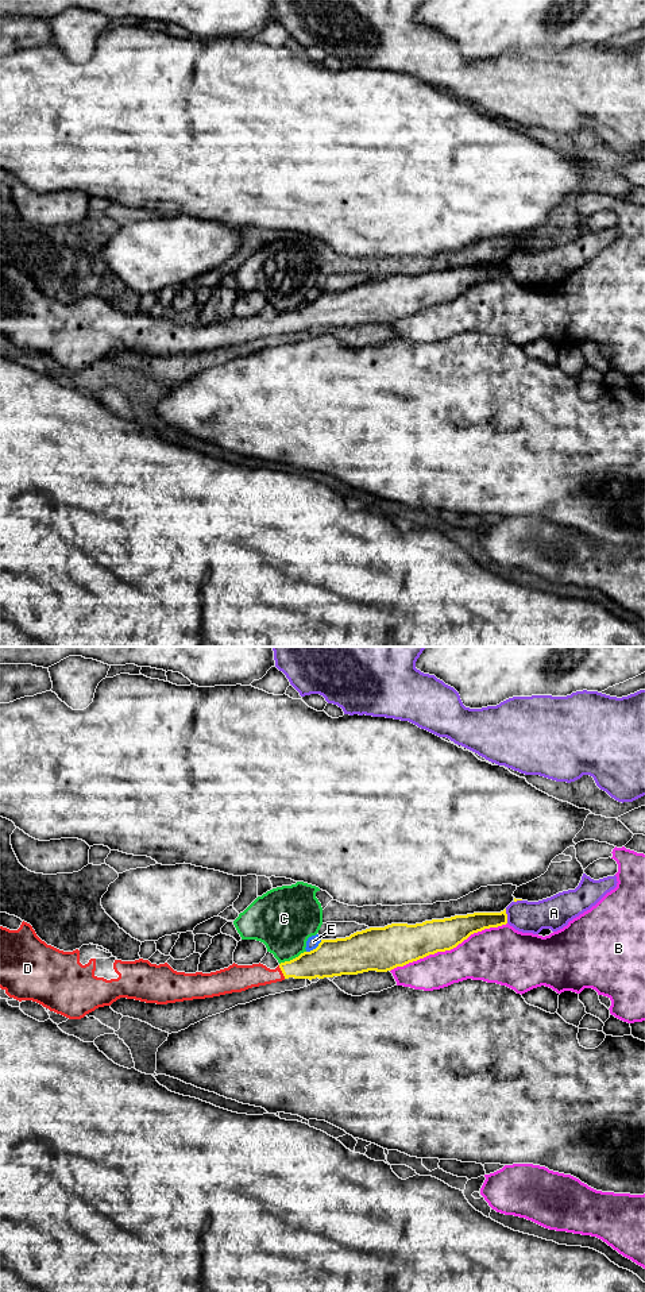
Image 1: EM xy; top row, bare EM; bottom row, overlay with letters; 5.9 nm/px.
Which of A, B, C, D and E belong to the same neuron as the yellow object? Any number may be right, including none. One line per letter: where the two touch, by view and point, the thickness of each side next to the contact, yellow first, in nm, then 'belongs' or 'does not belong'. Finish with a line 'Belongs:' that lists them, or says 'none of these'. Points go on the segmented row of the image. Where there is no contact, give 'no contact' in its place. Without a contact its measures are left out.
A: xy (506, 916) | 130/190 nm | does not belong
B: xy (448, 949) | 220/300 nm | does not belong
C: xy (293, 959) | 220/380 nm | does not belong
D: xy (282, 972) | 190/150 nm | belongs
E: xy (316, 948) | 220/70 nm | does not belong
Belongs: D

